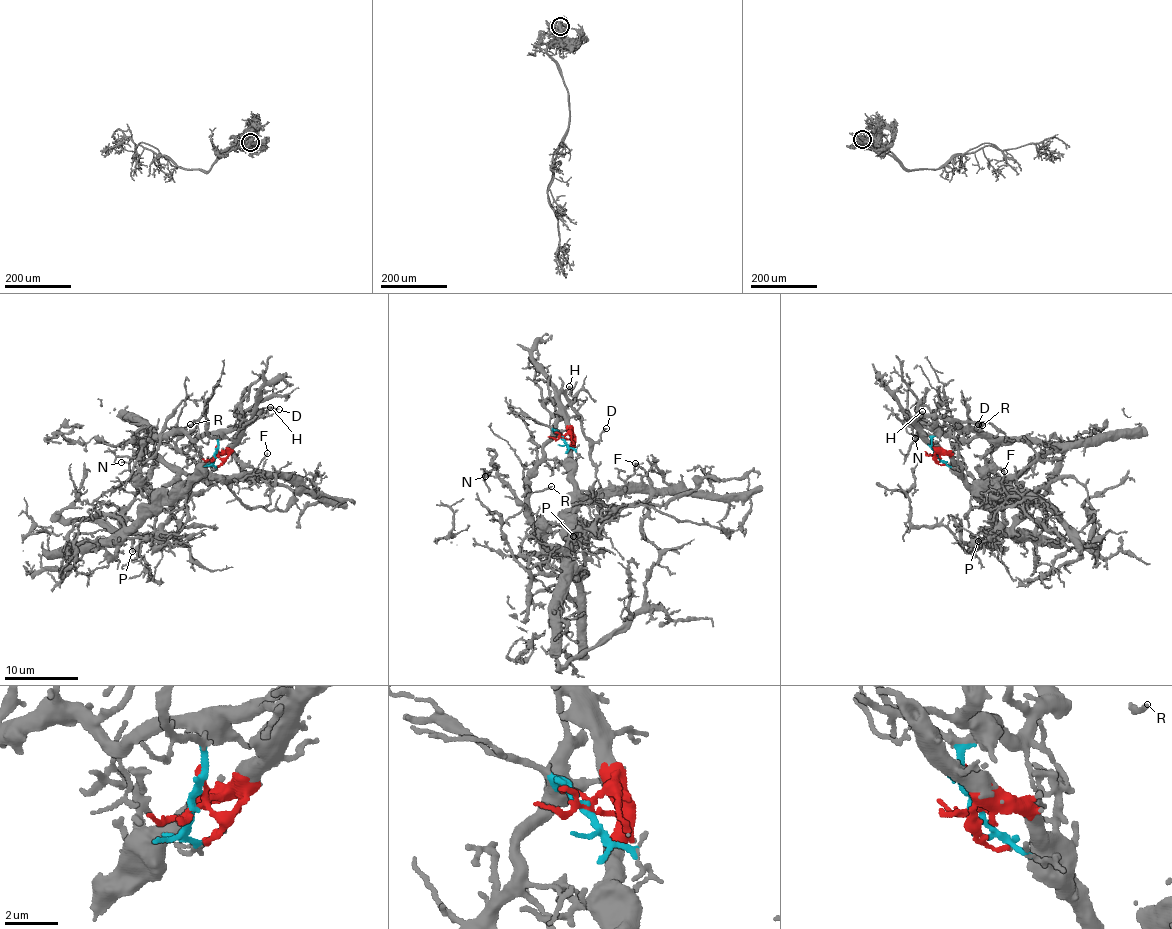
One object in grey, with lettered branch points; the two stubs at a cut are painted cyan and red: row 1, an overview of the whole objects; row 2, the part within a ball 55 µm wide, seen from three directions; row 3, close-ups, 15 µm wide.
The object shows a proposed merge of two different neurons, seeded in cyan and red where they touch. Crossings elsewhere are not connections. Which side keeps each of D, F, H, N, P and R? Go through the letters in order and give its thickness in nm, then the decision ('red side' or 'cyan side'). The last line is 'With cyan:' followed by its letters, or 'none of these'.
D: 150 nm thick; red side
F: 130 nm thick; red side
H: 180 nm thick; red side
N: 130 nm thick; cyan side
P: 180 nm thick; red side
R: 130 nm thick; cyan side
With cyan: N, R

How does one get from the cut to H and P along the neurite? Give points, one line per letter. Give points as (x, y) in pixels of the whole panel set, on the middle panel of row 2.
H: (562, 437), (570, 428), (558, 407), (561, 393), (570, 386)
P: (562, 437), (571, 441), (576, 467), (570, 498), (574, 510), (568, 545), (573, 535)

